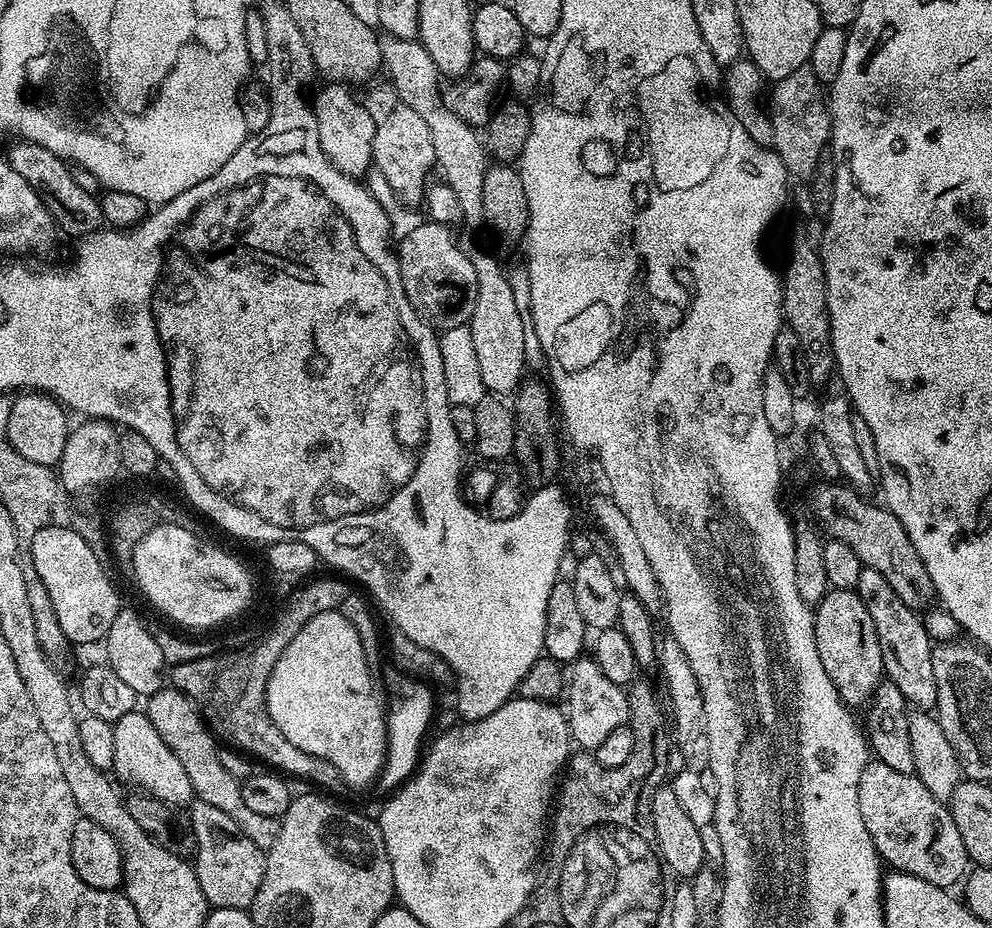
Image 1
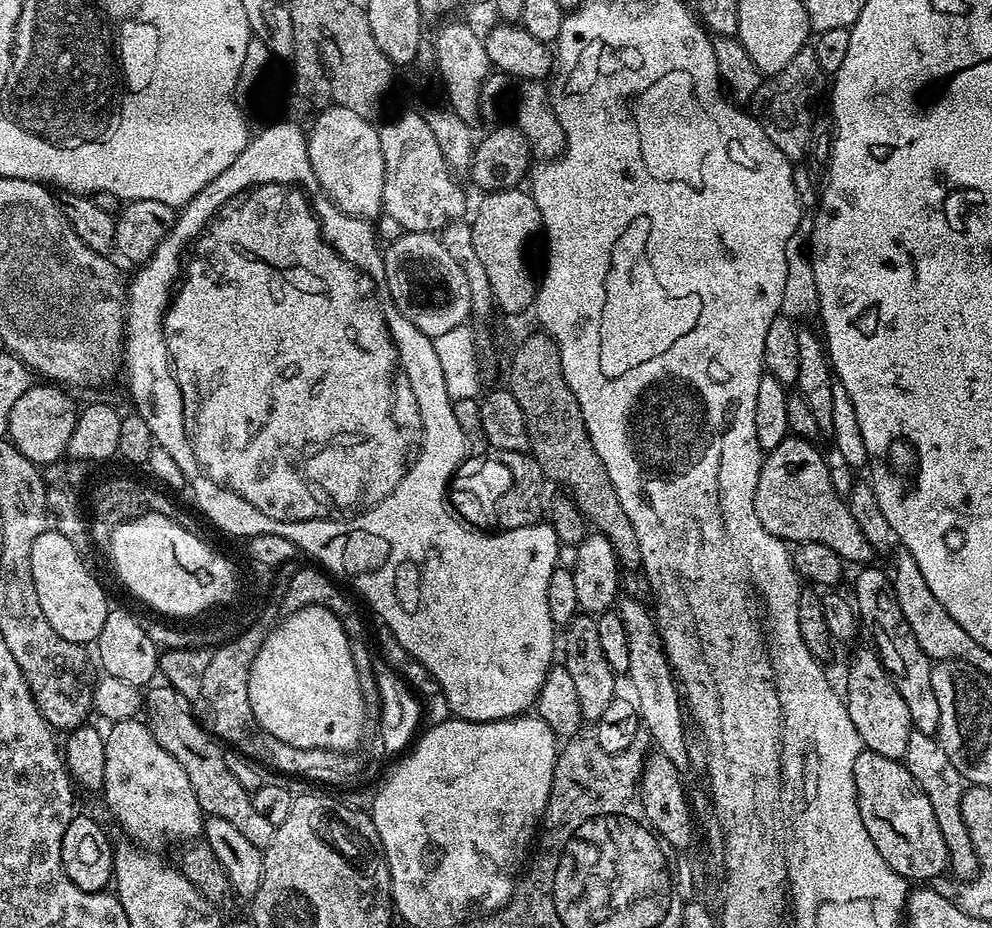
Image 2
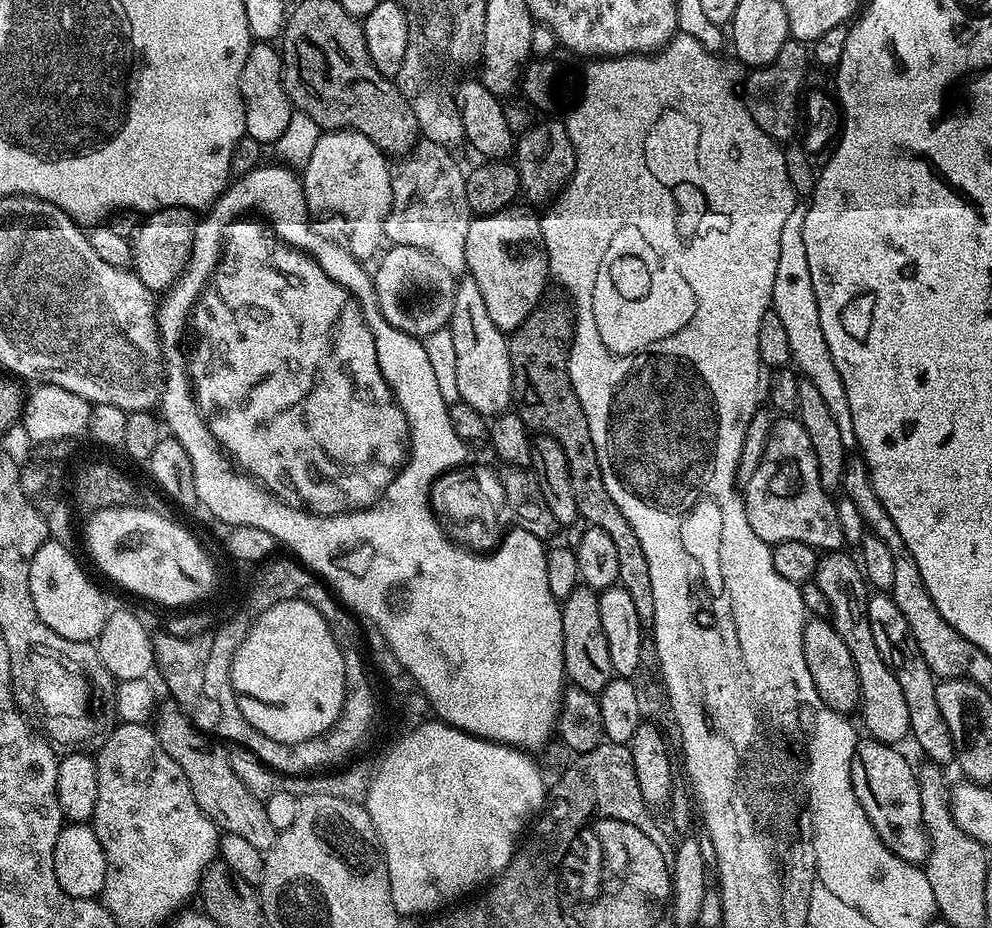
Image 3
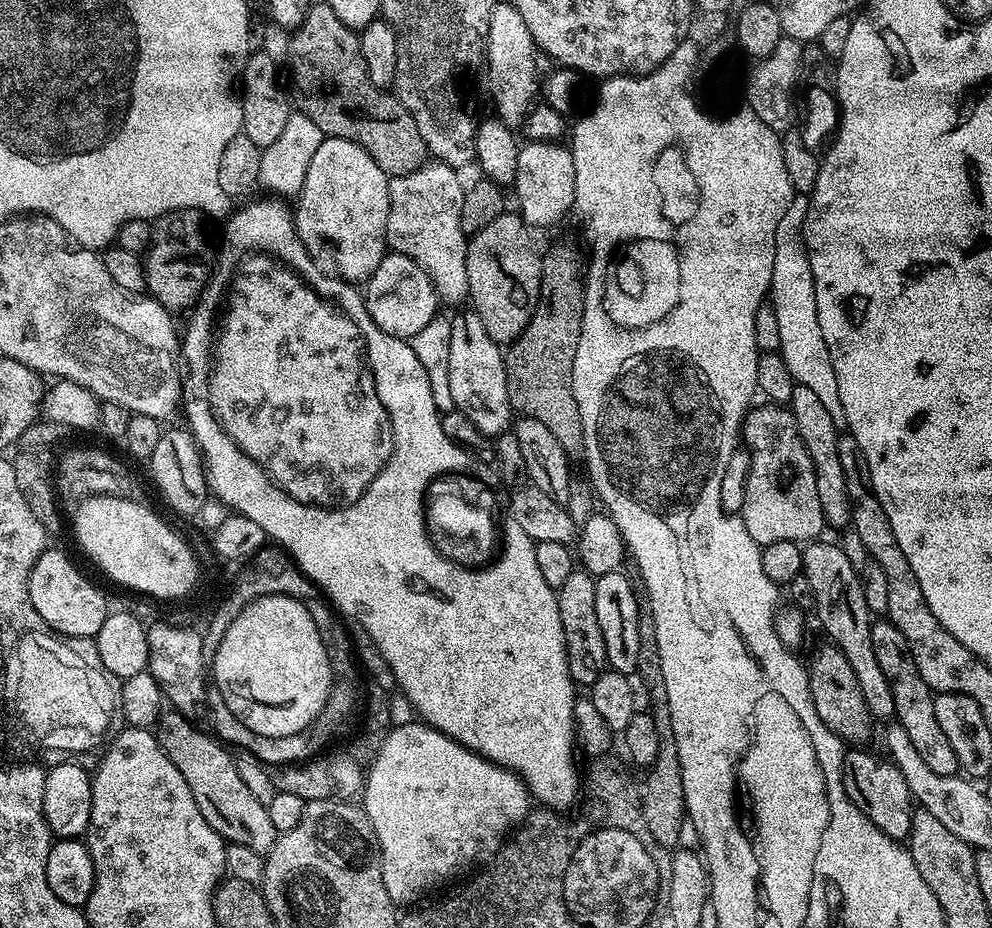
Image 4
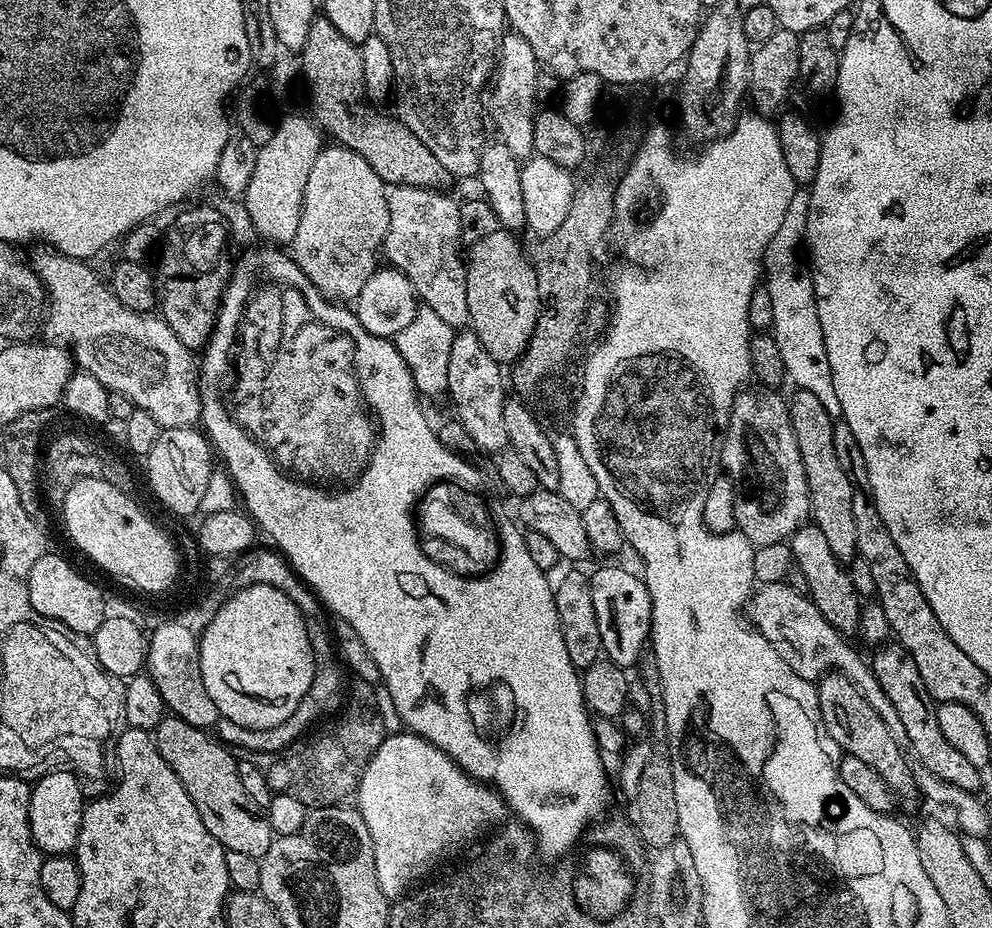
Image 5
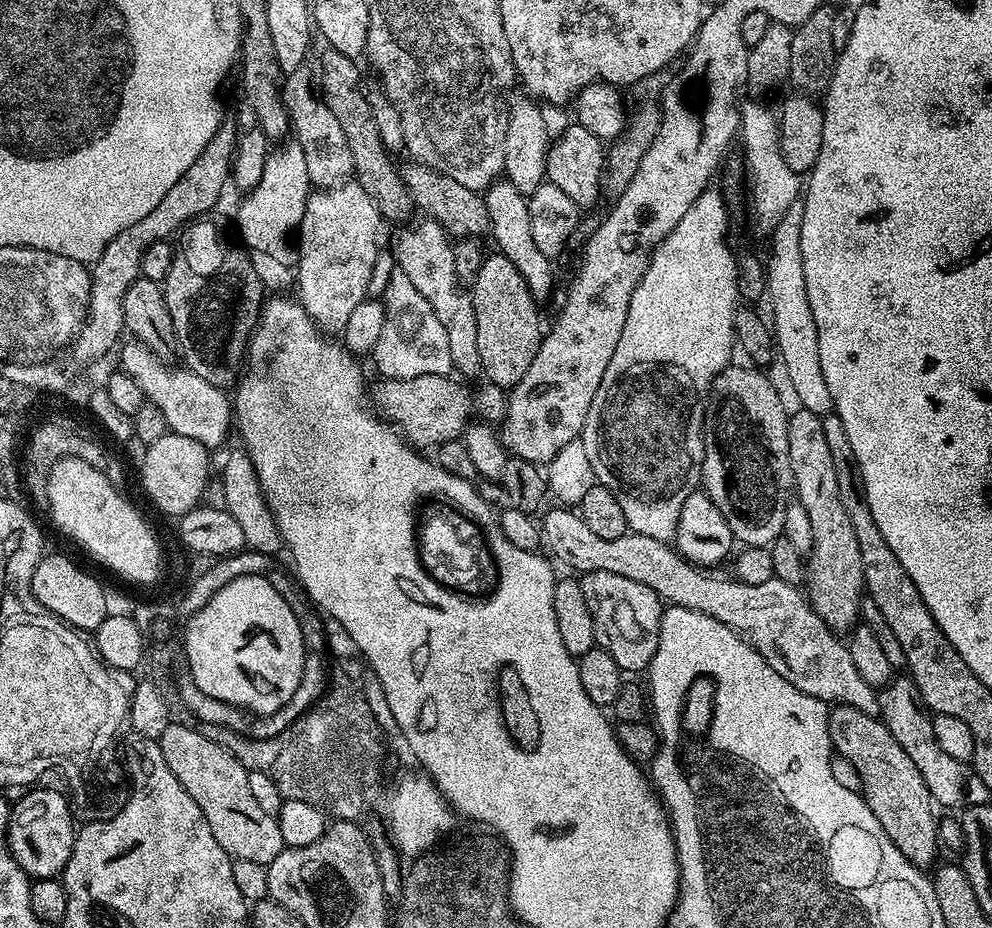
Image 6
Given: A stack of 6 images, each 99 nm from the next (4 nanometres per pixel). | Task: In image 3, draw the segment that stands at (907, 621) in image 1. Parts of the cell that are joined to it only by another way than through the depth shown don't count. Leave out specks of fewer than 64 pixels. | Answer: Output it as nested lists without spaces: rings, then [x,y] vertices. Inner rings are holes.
[[[873,591],[868,597],[868,621],[870,631],[874,634],[874,643],[878,645],[878,654],[882,654],[894,678],[898,678],[898,686],[902,686],[902,694],[906,697],[906,710],[910,714],[911,739],[916,739],[917,746],[928,755],[925,757],[931,763],[951,765],[954,760],[954,742],[950,738],[950,726],[946,726],[942,710],[938,710],[938,680],[932,675],[930,666],[926,666],[914,642],[914,634],[908,632],[908,623],[902,610],[898,610],[898,602],[894,602],[894,598],[887,591]]]

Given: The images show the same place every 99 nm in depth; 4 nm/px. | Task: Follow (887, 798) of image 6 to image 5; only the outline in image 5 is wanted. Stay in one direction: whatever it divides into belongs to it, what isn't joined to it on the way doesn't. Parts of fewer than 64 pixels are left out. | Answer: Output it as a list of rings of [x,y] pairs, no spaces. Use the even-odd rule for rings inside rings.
[[[828,672],[816,684],[816,693],[822,722],[830,738],[834,738],[841,753],[845,756],[859,758],[862,762],[866,762],[866,766],[870,766],[870,770],[876,770],[878,778],[886,782],[889,793],[893,797],[915,797],[917,795],[916,783],[912,777],[912,764],[905,749],[900,748],[898,742],[894,742],[882,718],[878,718],[878,714],[874,714],[874,709],[870,707],[870,702],[862,698],[858,686],[854,686],[854,682],[850,682],[850,678],[842,674]]]

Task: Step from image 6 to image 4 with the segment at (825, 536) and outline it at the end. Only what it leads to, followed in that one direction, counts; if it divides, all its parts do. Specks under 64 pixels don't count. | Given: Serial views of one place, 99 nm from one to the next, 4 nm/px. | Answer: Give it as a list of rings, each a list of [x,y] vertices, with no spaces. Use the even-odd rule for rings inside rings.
[[[794,386],[790,411],[798,426],[798,434],[814,462],[814,474],[818,482],[818,502],[822,502],[822,514],[829,529],[843,530],[849,527],[852,508],[848,504],[846,474],[842,470],[842,458],[838,458],[838,442],[841,433],[834,426],[834,418],[826,410],[826,405],[807,386]]]

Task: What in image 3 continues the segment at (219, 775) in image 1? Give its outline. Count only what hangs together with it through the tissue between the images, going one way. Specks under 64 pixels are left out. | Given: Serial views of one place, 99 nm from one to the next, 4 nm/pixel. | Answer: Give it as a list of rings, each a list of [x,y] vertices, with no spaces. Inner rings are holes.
[[[171,698],[159,701],[154,713],[154,731],[162,750],[166,750],[166,754],[170,754],[178,766],[182,766],[182,774],[186,774],[186,782],[190,782],[194,802],[198,802],[198,806],[214,821],[221,833],[238,834],[238,838],[267,853],[274,846],[278,833],[274,826],[270,826],[270,818],[266,818],[264,801],[242,786],[238,774],[234,774],[230,766],[228,748],[209,733],[196,728],[189,713],[184,712],[187,711]]]

